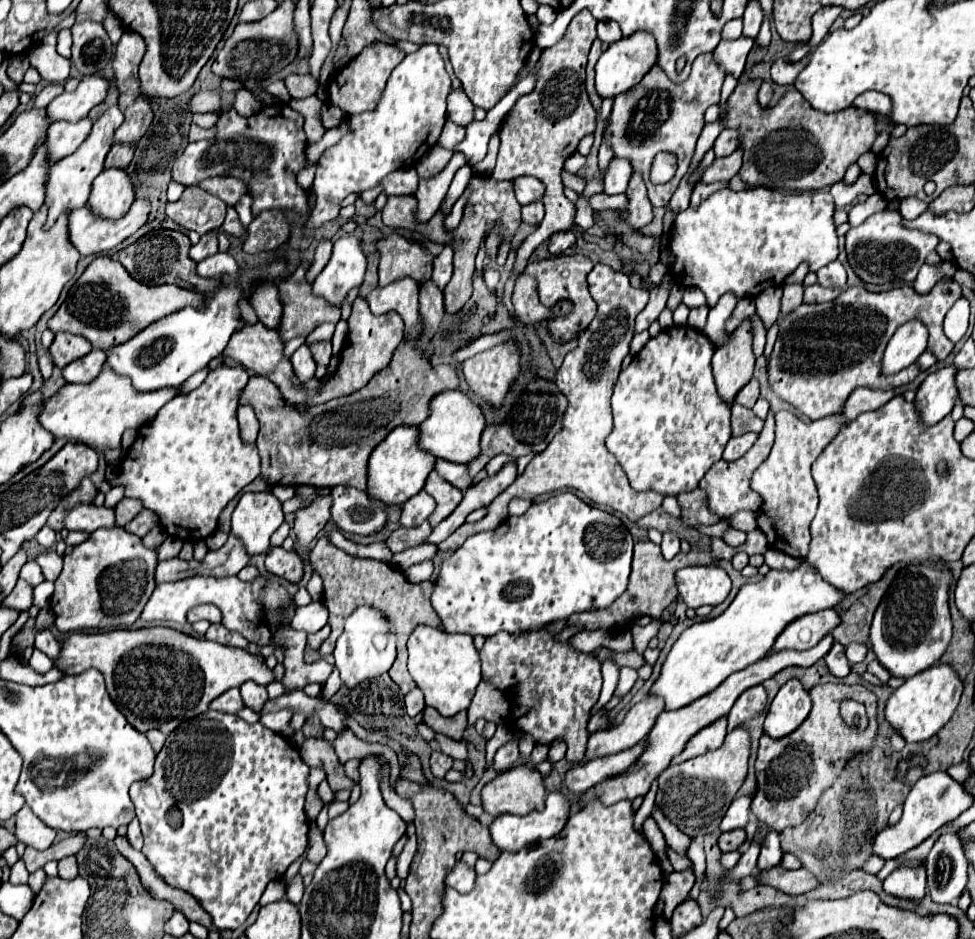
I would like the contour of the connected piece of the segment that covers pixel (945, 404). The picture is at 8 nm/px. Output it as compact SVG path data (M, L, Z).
M945 366L925 378L925 382L917 390L915 408L923 416L925 424L937 424L941 418L951 414L955 400L959 396L955 386L957 368Z

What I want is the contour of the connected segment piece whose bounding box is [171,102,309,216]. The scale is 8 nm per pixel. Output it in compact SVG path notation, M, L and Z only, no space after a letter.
M283 102L265 106L249 118L229 110L219 116L217 136L213 140L187 144L183 154L175 160L171 176L173 182L183 184L185 188L211 176L235 176L249 184L249 194L253 196L253 216L269 208L281 208L295 212L297 216L307 216L307 192L295 182L297 172L305 164L305 146L303 116Z

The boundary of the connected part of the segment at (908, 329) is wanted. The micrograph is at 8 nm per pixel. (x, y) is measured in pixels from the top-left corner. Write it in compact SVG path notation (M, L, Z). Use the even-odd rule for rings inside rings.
M909 320L897 328L887 344L883 358L883 374L897 374L899 370L917 362L927 348L929 332L921 320Z

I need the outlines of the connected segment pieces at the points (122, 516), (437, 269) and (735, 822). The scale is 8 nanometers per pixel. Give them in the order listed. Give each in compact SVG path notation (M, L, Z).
M123 498L123 500L117 504L117 508L115 508L115 512L117 512L117 526L123 528L123 526L125 526L127 522L131 522L141 510L143 510L143 506L141 506L139 500Z
M445 244L443 252L433 262L431 280L443 290L447 286L447 282L451 280L451 274L453 274L453 248L449 244Z
M749 796L735 798L721 822L721 830L727 832L727 830L735 830L735 828L745 828L747 818L749 818L749 806L751 806Z

